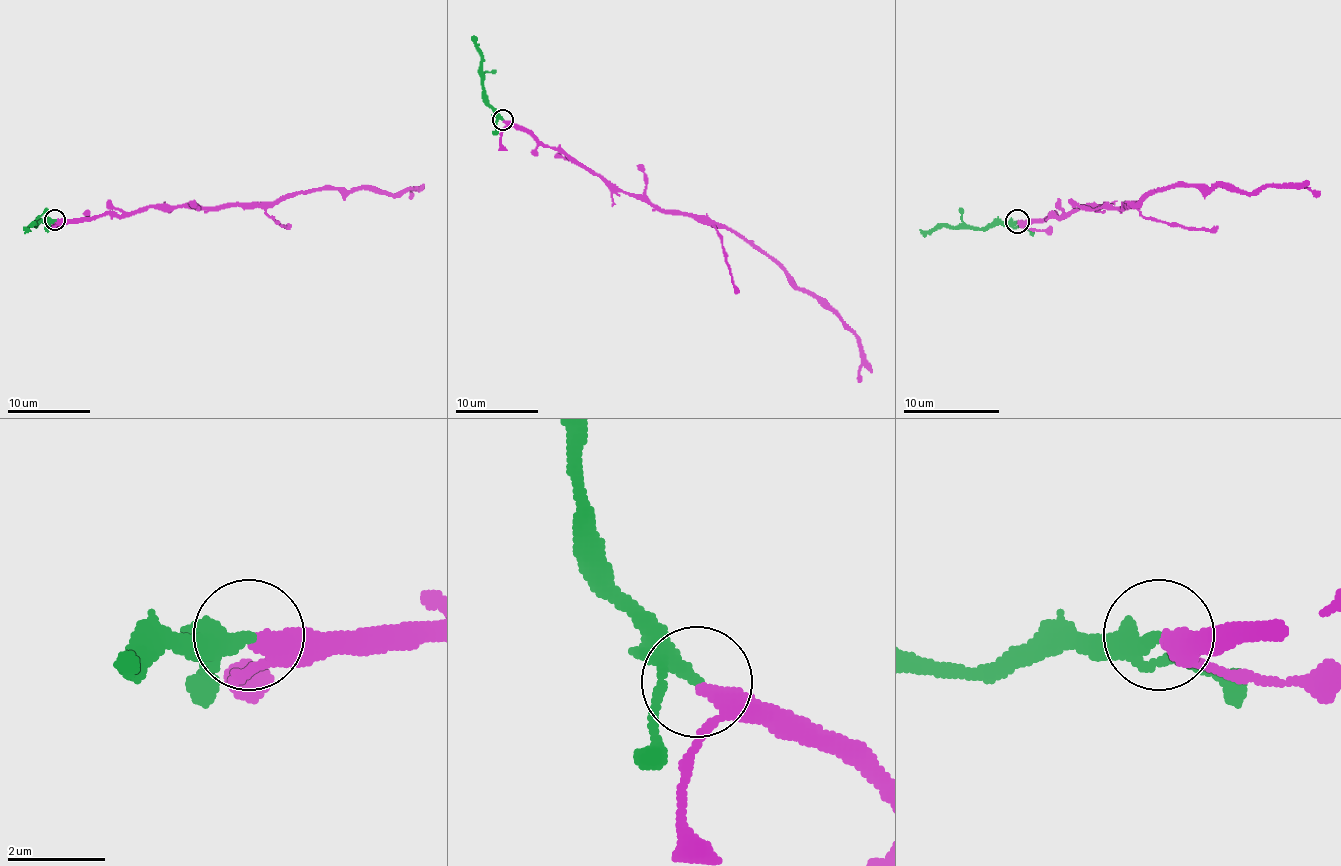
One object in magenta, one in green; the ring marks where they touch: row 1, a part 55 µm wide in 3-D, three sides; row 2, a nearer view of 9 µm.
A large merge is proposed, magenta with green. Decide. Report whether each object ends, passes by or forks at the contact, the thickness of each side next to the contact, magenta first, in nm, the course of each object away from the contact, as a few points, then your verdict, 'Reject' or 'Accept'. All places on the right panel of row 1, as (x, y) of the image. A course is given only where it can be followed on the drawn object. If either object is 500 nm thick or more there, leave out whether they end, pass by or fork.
At the ring magenta passes by. At the ring green passes by. Thickness 280 nm (magenta) against 240 nm. Course of magenta: (1017, 222), (1135, 205), (1164, 188), (1234, 186), (1258, 193), (1267, 186), (1303, 186), (1320, 195). Course of green: (1017, 222), (998, 222), (981, 227), (936, 227), (931, 231), (919, 229). Accept

